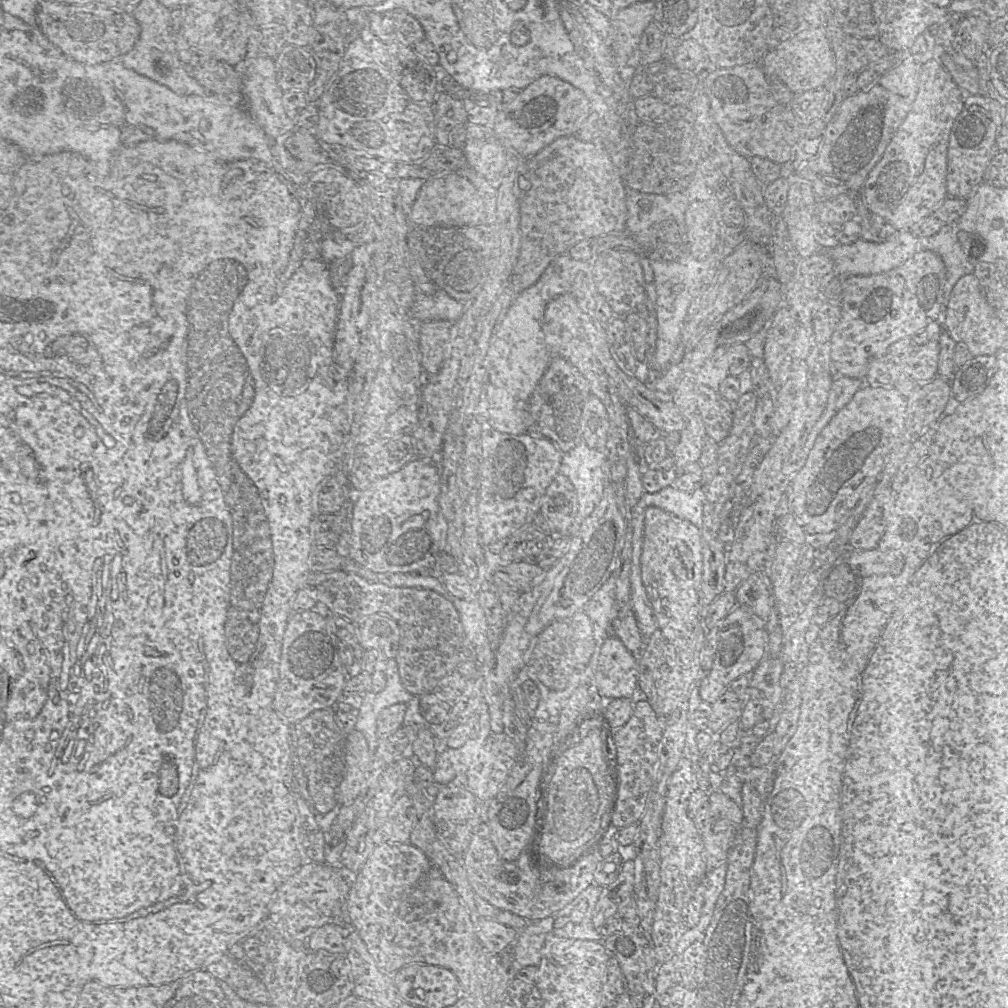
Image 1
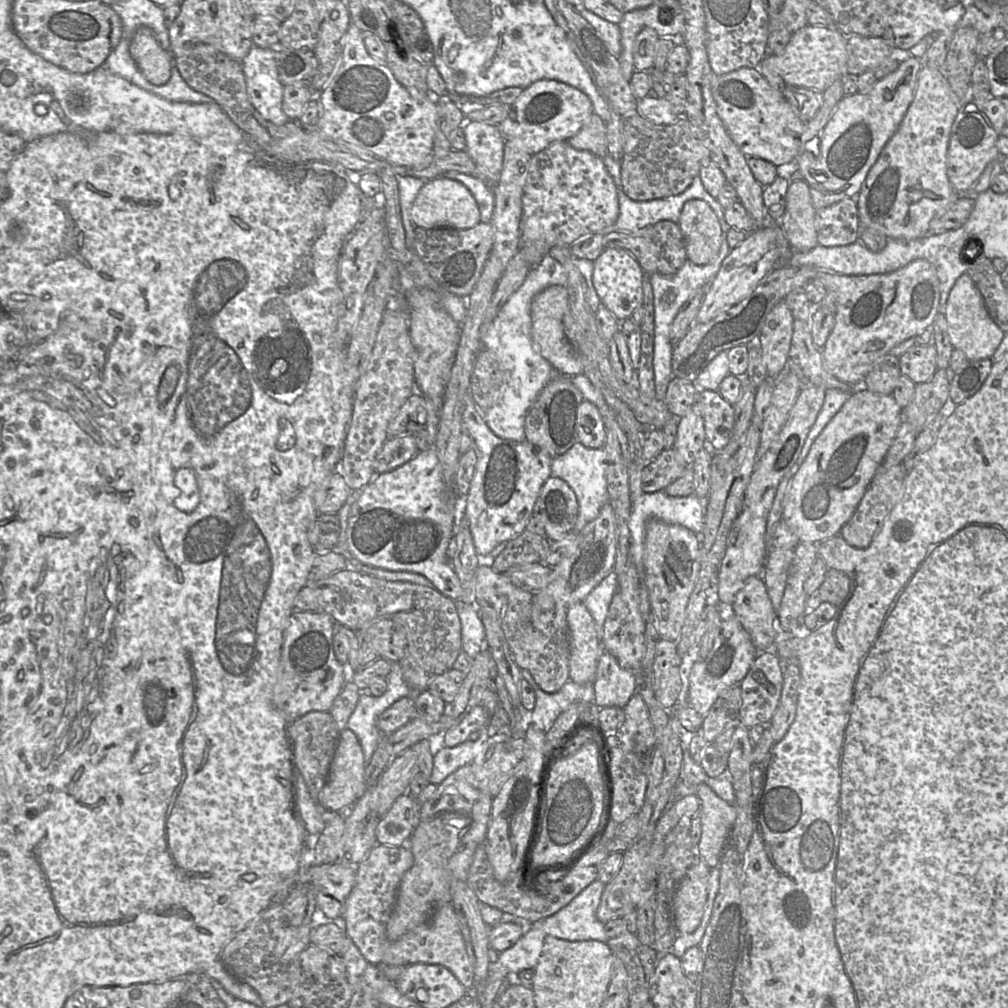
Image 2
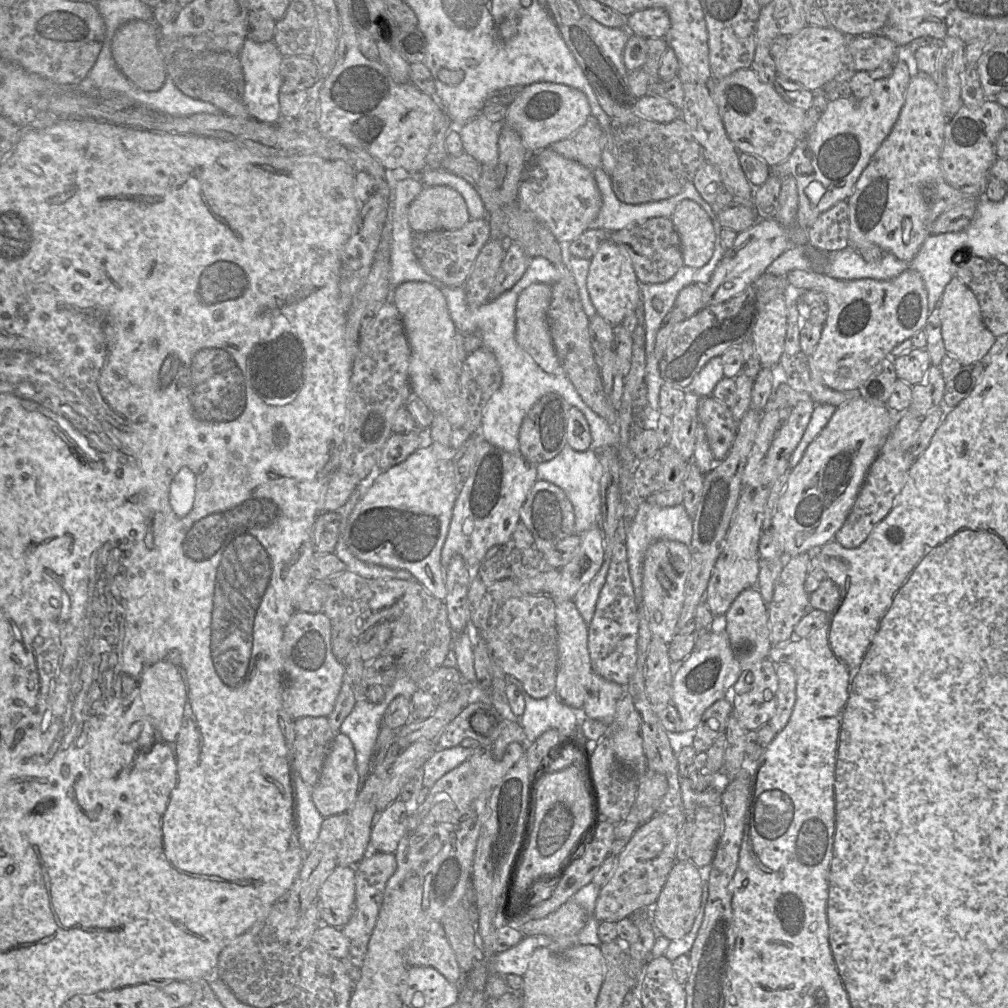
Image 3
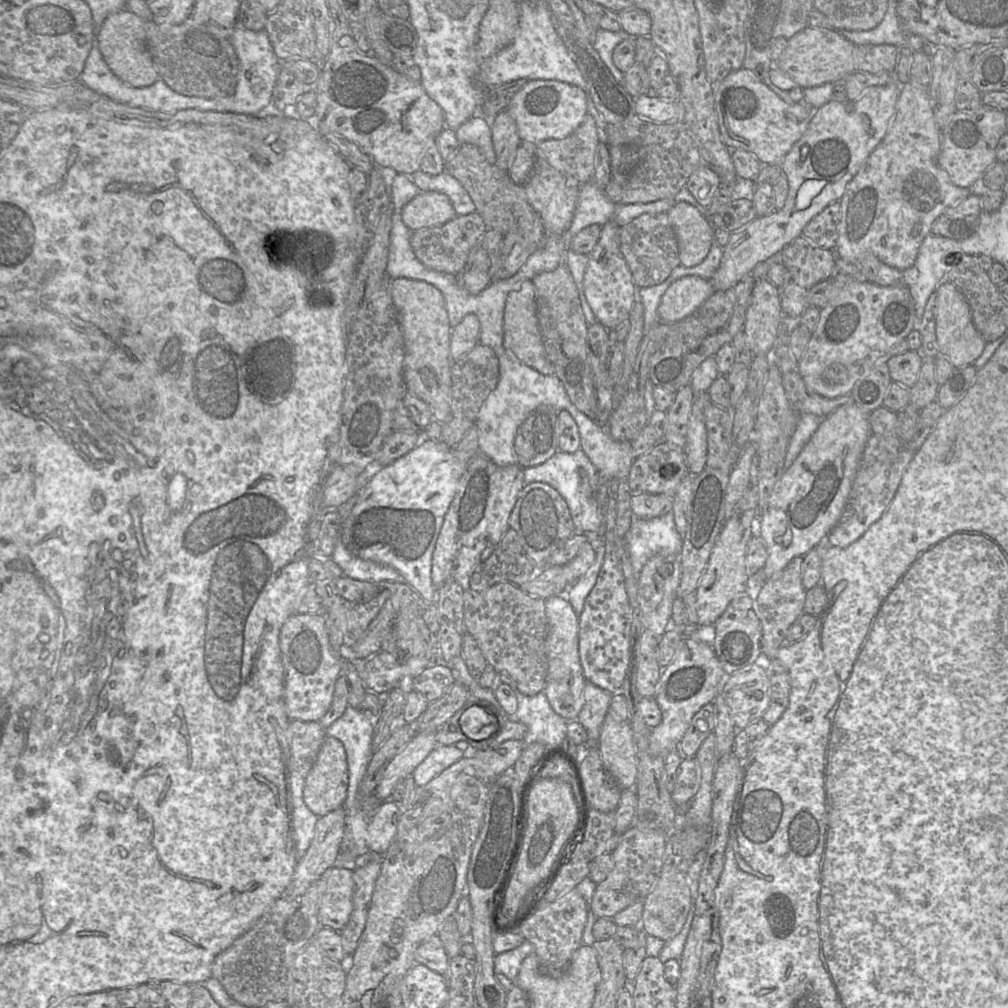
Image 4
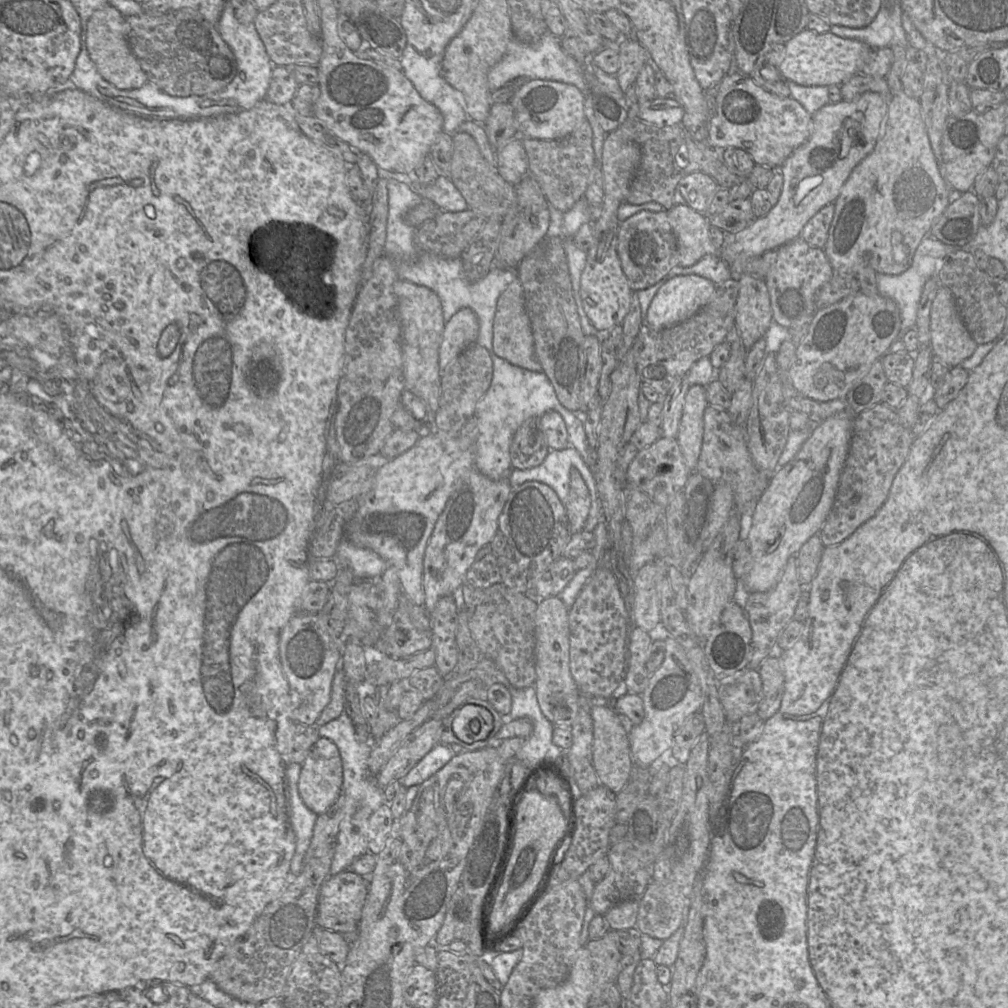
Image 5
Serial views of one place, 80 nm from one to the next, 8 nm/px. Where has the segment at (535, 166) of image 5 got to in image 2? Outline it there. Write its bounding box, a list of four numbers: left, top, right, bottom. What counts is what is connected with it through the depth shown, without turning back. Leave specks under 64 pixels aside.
[567,113,607,159]

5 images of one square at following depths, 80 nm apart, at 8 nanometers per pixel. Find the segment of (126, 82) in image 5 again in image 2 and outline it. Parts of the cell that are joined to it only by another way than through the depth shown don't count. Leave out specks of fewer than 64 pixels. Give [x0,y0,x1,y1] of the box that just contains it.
[129,26,173,86]

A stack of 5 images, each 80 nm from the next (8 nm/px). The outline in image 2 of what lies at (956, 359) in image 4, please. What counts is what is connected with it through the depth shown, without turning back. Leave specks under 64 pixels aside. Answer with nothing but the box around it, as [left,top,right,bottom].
[945,273,1005,360]

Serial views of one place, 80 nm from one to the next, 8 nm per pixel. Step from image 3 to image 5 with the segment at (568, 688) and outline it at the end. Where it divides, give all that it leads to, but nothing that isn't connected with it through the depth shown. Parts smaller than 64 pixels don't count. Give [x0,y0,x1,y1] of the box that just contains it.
[534,597,582,728]

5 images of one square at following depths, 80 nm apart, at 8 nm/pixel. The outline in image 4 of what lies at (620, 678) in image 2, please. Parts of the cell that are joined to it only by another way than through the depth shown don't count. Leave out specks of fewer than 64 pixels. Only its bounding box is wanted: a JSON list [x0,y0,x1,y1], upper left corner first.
[577,680,613,745]

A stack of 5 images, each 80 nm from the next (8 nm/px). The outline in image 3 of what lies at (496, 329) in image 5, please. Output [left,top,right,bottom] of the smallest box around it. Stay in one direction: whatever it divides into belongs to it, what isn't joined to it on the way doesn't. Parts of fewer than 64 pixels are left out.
[515,283,566,375]

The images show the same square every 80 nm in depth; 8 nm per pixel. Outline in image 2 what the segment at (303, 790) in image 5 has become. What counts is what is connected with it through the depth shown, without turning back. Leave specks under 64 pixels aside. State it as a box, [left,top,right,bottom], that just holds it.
[316,729,367,812]

